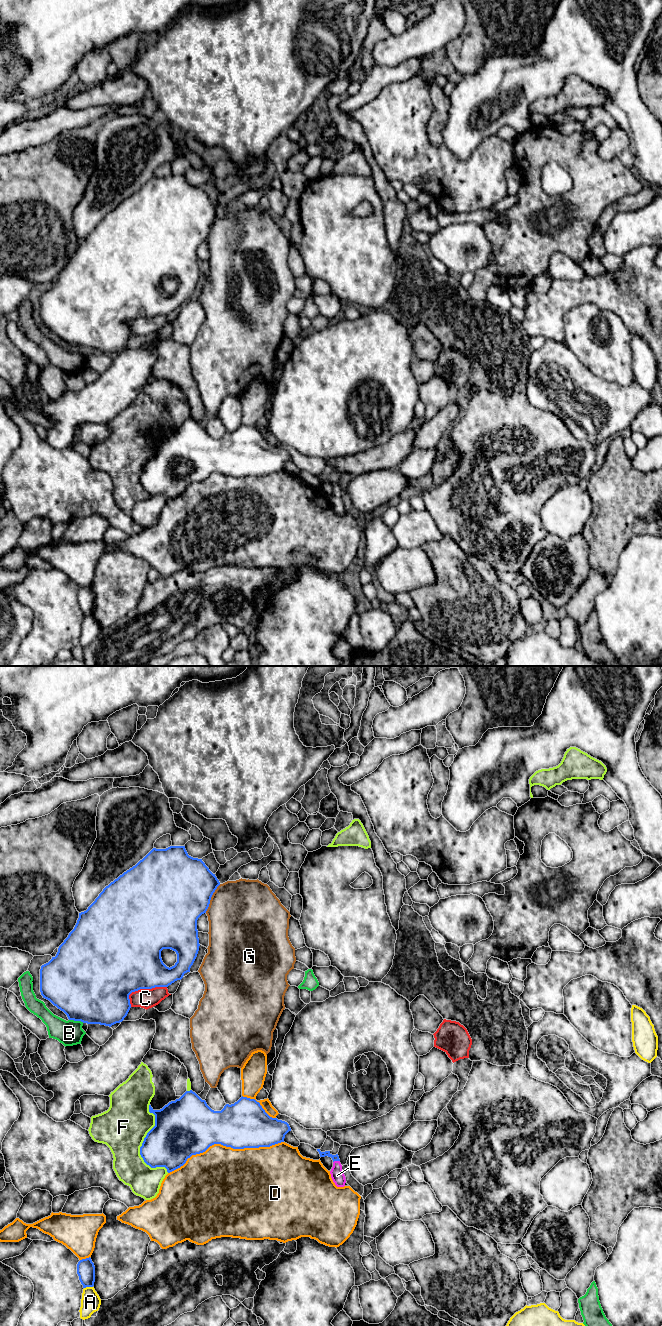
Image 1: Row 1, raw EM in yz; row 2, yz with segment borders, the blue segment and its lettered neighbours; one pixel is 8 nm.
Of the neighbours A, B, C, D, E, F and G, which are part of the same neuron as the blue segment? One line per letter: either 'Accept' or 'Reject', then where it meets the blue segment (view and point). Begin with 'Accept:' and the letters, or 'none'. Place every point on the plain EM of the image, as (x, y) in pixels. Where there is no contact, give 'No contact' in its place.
Accept: E
A: Reject. Touches blue at yz (88, 614)
B: Reject. Touches blue at yz (76, 348)
C: Reject. Touches blue at yz (142, 316)
D: Reject. Touches blue at yz (225, 473)
E: Accept. Touches blue at yz (336, 488)
F: Reject. Touches blue at yz (142, 473)
G: Reject. Touches blue at yz (210, 226)

